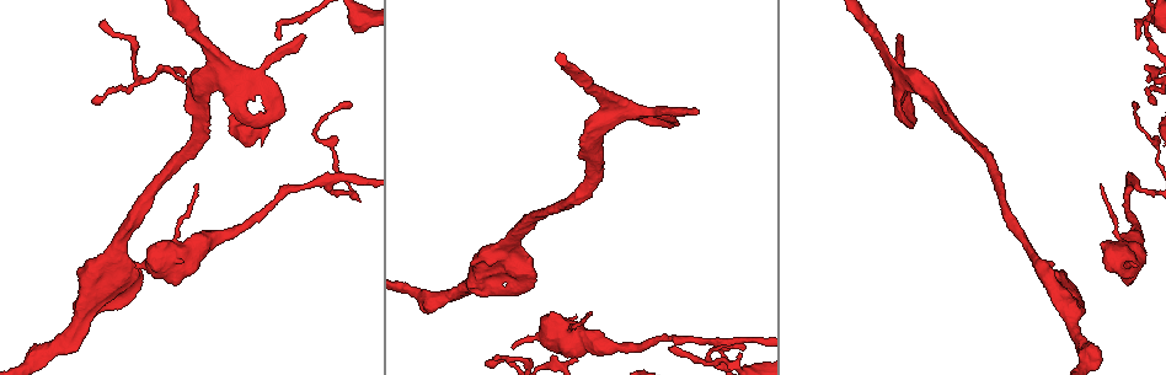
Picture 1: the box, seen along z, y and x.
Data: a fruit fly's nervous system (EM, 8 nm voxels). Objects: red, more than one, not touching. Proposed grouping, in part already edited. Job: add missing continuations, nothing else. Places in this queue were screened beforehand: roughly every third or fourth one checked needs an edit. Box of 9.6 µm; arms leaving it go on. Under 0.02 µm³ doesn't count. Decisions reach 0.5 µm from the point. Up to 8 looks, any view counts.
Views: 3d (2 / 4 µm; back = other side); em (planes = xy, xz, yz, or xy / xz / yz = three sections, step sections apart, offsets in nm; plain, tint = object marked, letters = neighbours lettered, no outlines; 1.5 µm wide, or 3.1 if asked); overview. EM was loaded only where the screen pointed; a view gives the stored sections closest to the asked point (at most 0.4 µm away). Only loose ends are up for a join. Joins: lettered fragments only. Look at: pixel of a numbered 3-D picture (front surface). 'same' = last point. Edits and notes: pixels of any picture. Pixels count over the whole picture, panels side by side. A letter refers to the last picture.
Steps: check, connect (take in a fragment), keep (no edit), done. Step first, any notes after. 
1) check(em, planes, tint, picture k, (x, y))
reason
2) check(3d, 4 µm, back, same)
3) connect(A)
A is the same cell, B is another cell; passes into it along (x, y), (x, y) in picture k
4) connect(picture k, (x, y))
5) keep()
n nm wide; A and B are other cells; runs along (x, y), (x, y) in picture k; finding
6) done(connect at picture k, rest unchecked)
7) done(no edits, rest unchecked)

check(em, planes, tint, picture 1, (902, 35))
an open end

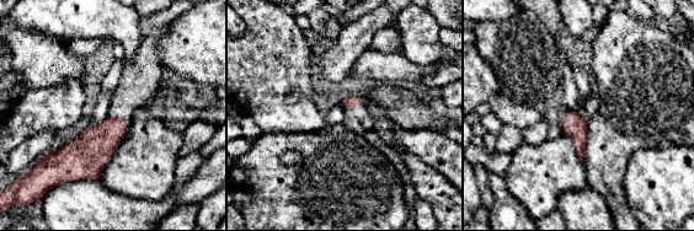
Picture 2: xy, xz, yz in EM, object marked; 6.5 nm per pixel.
check(em, planes, letters, same)
what lies round it

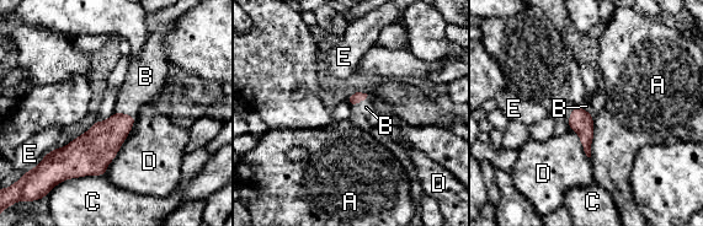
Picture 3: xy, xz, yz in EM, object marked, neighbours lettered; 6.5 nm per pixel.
connect(B)
B is the same cell, A, C, D and E are other cells; passes into it along (101, 143), (126, 114), (143, 81) in picture 3; it goes on there

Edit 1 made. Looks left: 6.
check(overview)

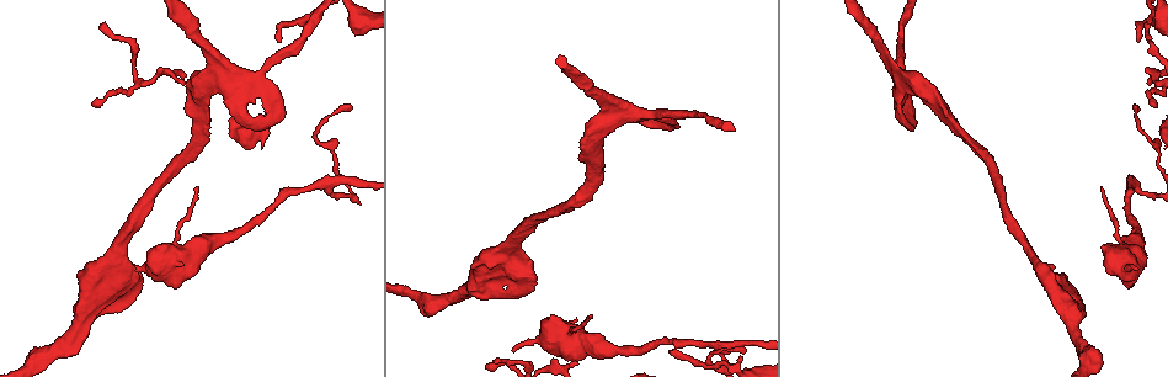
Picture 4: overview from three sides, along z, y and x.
check(em, planes, letters, picture 4, (1139, 42))
branch stops here

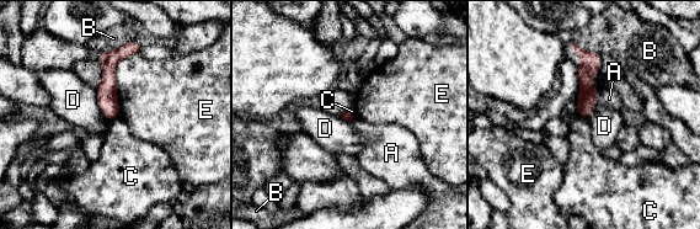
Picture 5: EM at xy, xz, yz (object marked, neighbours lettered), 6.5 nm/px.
keep()
A, B, C, D and E are other cells; border along (578, 116), (587, 120) in picture 5; none of them fits

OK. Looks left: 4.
check(3d, 4 µm, picture 4, (1137, 107))
tapers out

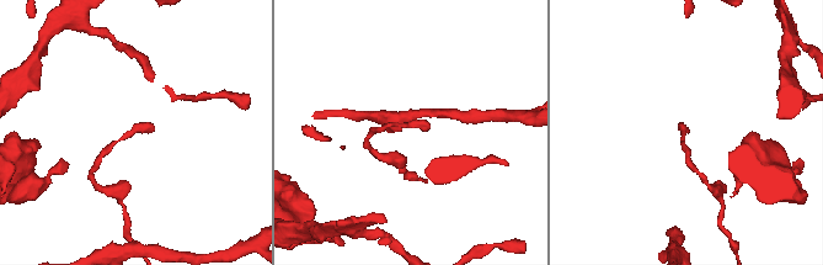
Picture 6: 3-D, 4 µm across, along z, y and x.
check(em, xz, step 4, tint, picture 6, (429, 128))

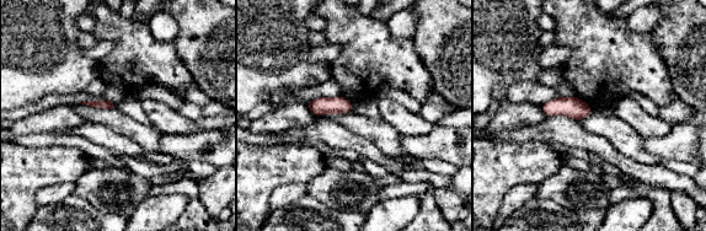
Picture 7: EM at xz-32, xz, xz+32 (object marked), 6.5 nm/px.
check(em, planes, letters, same)
cut it another way

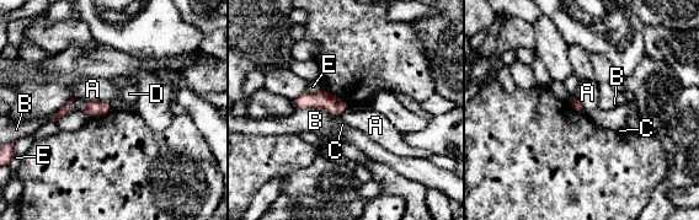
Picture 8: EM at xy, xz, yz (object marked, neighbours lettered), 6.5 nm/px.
keep()
B touches over 260 nm; A, B, C, D and E are other cells; border along (84, 98), (106, 102), (112, 110) in picture 8; no lettered fragment goes on from it

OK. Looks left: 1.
done(connect at picture 3, rest unchecked)

